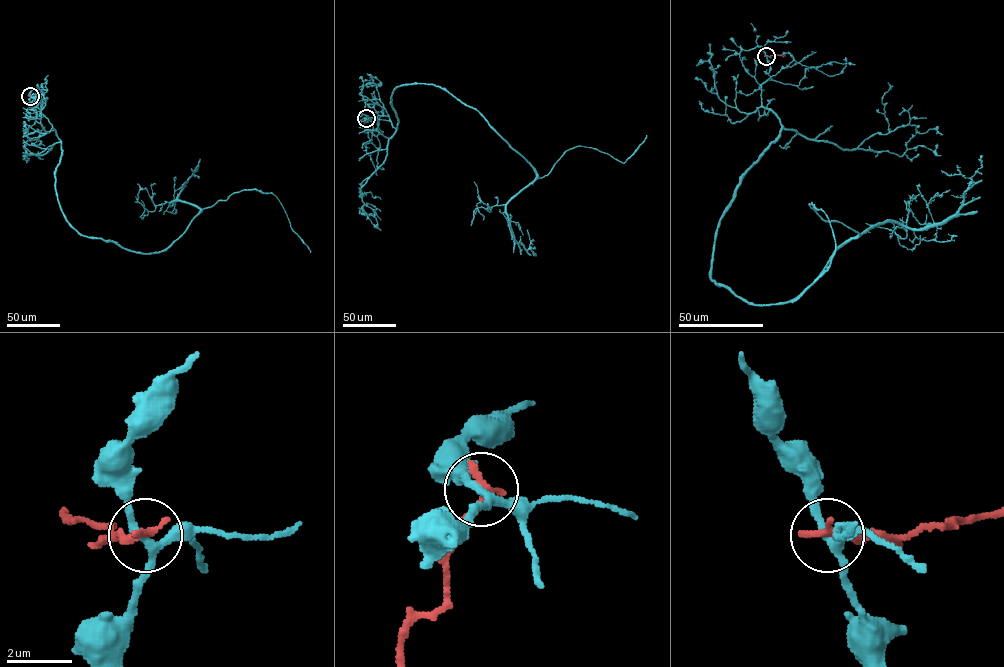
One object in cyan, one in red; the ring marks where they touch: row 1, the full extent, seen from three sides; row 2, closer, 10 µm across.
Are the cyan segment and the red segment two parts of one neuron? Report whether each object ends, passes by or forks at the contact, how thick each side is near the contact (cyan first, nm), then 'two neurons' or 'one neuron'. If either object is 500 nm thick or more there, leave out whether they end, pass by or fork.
cyan forks there; red ends there; 200 nm thick on the cyan side, 360 nm on the other; two neurons

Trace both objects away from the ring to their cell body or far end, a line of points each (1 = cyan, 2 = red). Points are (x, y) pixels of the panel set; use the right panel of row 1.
1: (766, 56), (781, 133), (733, 193), (711, 278), (793, 301), (859, 234), (812, 204), (835, 251), (792, 302)
2: (766, 56), (785, 56)

